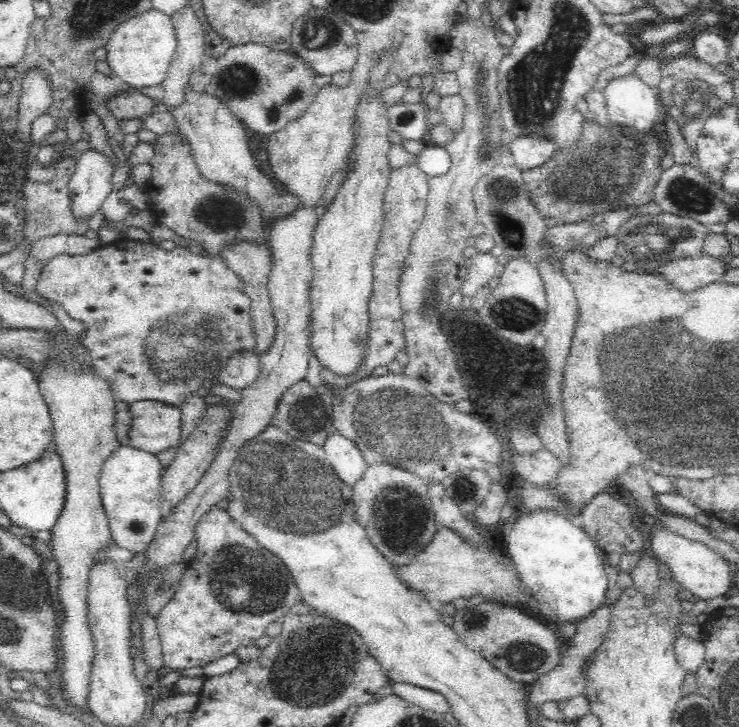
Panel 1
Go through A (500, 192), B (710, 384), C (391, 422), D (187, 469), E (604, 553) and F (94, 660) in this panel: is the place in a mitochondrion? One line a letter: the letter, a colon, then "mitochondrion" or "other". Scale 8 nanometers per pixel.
A: mitochondrion
B: mitochondrion
C: mitochondrion
D: other
E: other
F: other

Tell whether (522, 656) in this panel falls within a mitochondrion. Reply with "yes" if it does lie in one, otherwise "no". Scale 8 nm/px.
yes

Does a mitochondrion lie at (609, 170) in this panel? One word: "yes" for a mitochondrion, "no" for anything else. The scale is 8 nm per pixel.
yes

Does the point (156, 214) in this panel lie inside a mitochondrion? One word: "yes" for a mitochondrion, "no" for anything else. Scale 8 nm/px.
no

